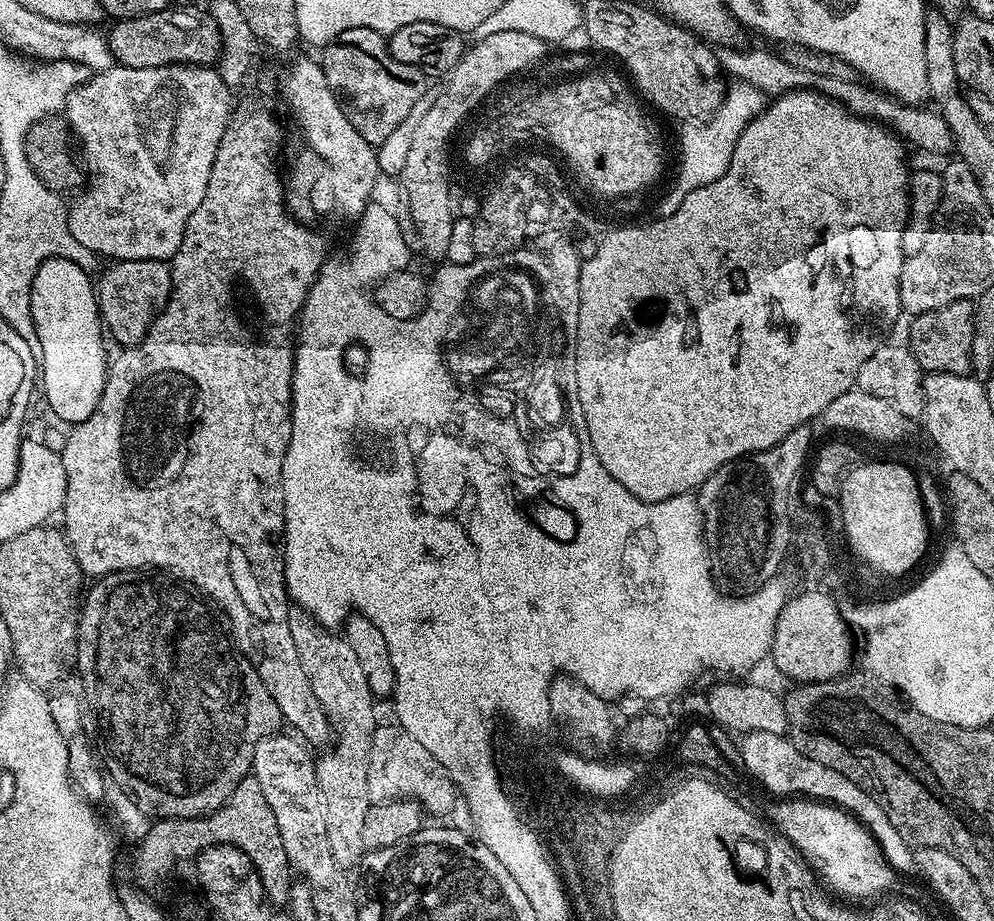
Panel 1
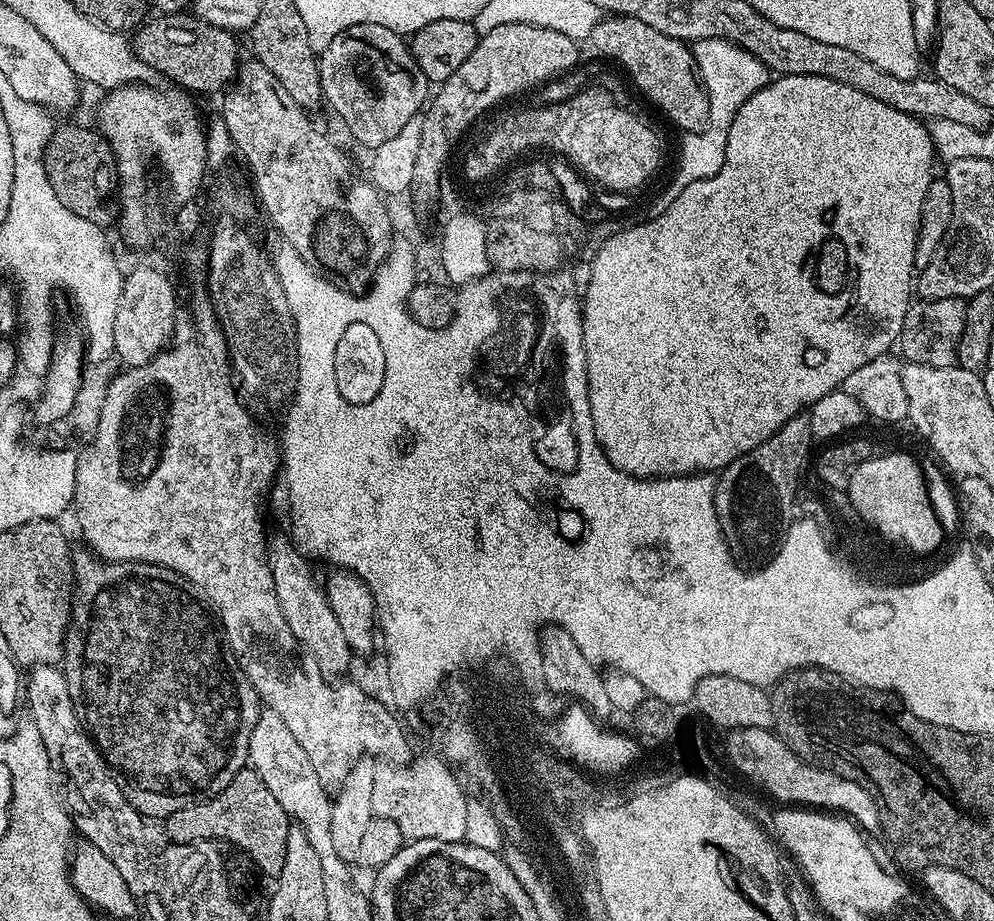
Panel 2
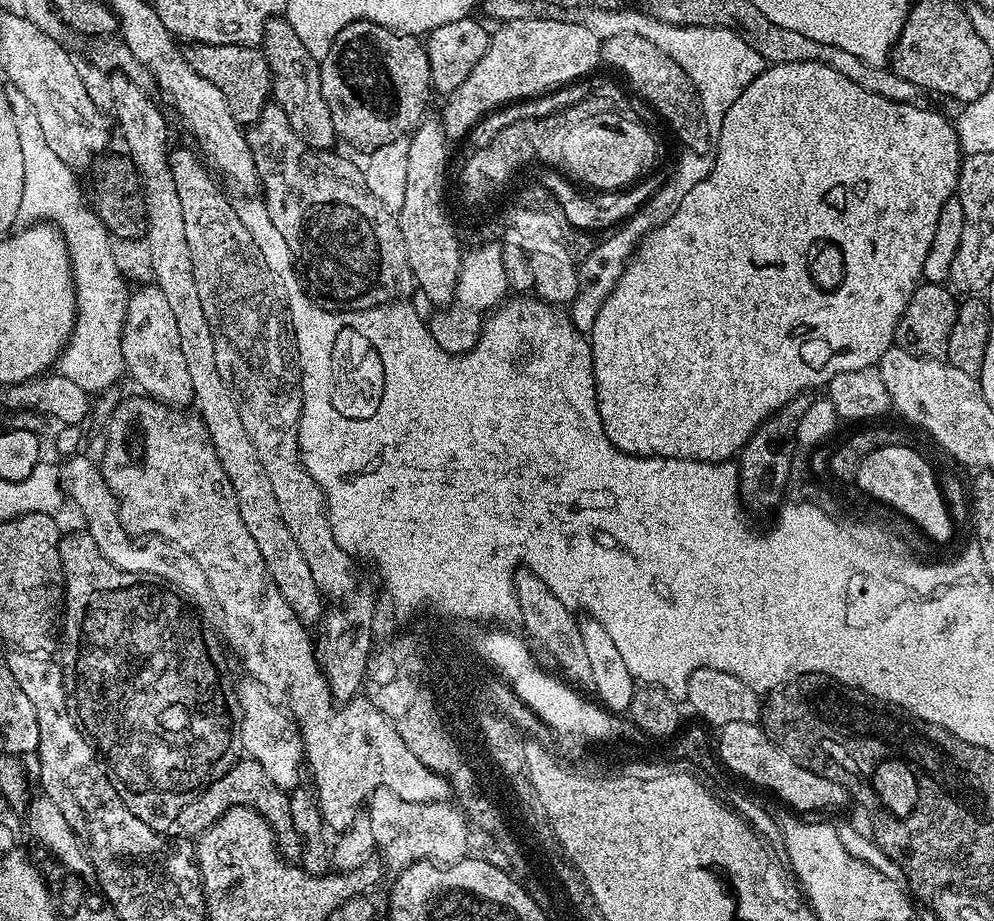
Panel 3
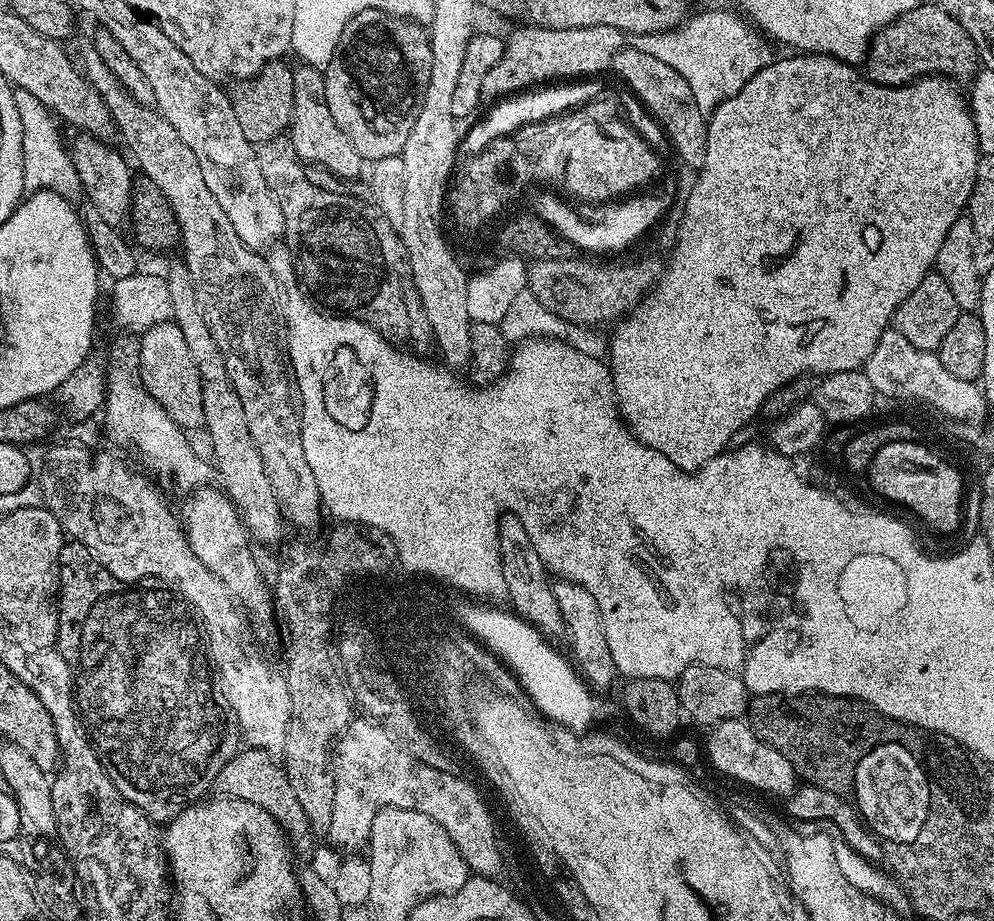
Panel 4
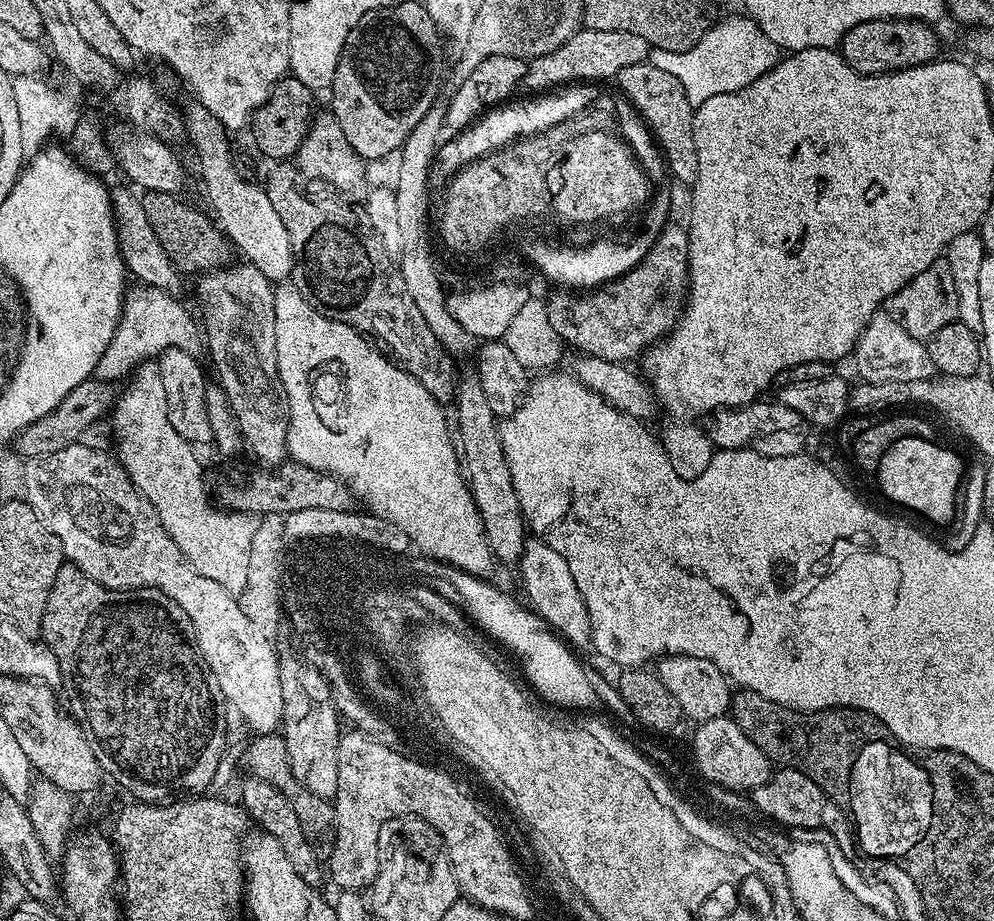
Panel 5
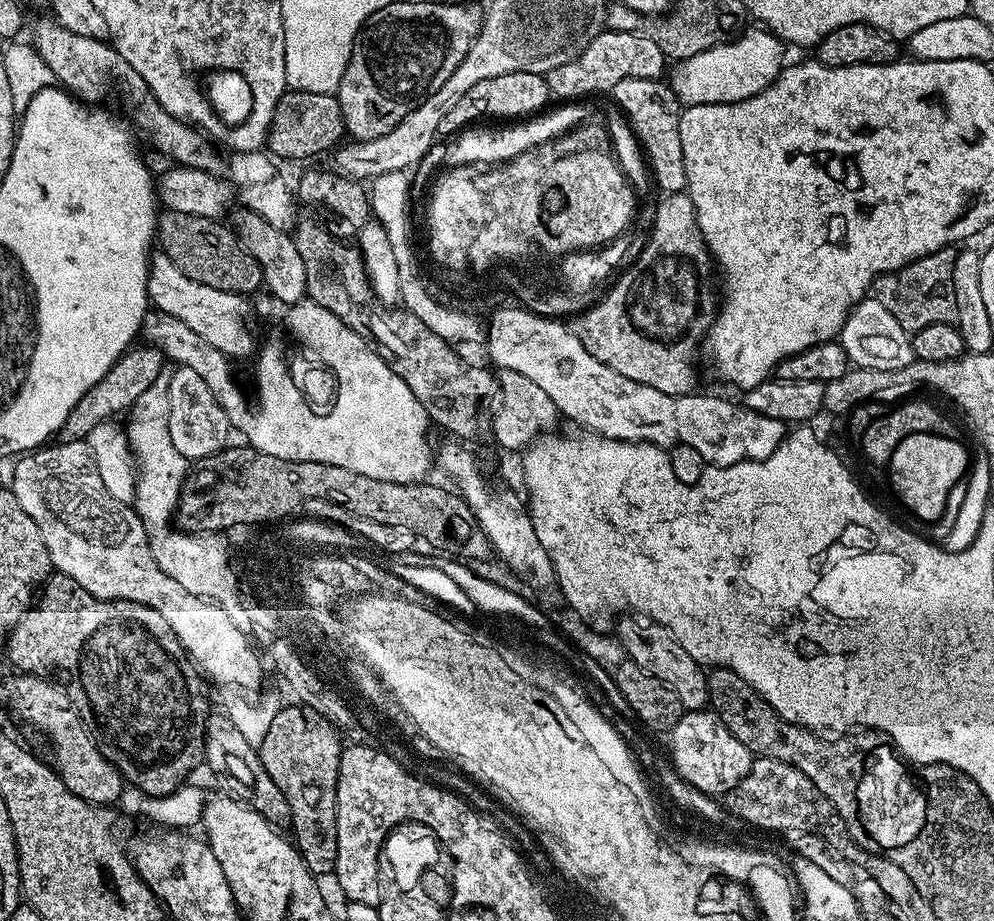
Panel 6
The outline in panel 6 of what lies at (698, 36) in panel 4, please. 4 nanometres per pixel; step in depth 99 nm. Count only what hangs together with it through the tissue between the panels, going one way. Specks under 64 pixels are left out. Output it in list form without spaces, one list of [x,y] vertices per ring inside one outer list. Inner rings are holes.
[[[752,27],[741,32],[735,40],[702,50],[702,54],[694,54],[673,67],[676,69],[672,72],[670,83],[681,105],[742,102],[746,98],[754,98],[754,94],[766,90],[778,79],[786,67],[786,45],[780,37],[763,27]]]

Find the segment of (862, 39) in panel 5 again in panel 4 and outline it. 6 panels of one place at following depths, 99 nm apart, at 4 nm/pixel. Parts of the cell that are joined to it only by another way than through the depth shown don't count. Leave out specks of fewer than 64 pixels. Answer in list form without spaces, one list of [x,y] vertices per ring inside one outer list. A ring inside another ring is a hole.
[[[922,2],[914,6],[914,10],[902,14],[885,28],[881,28],[872,37],[868,54],[862,61],[862,68],[869,80],[873,80],[876,84],[897,88],[903,84],[915,84],[924,76],[943,76],[960,82],[963,76],[971,77],[977,71],[978,57],[970,34],[966,34],[966,30],[962,30],[962,26],[958,26],[958,22],[954,22],[954,18],[946,14],[946,10],[942,10],[934,2]]]

